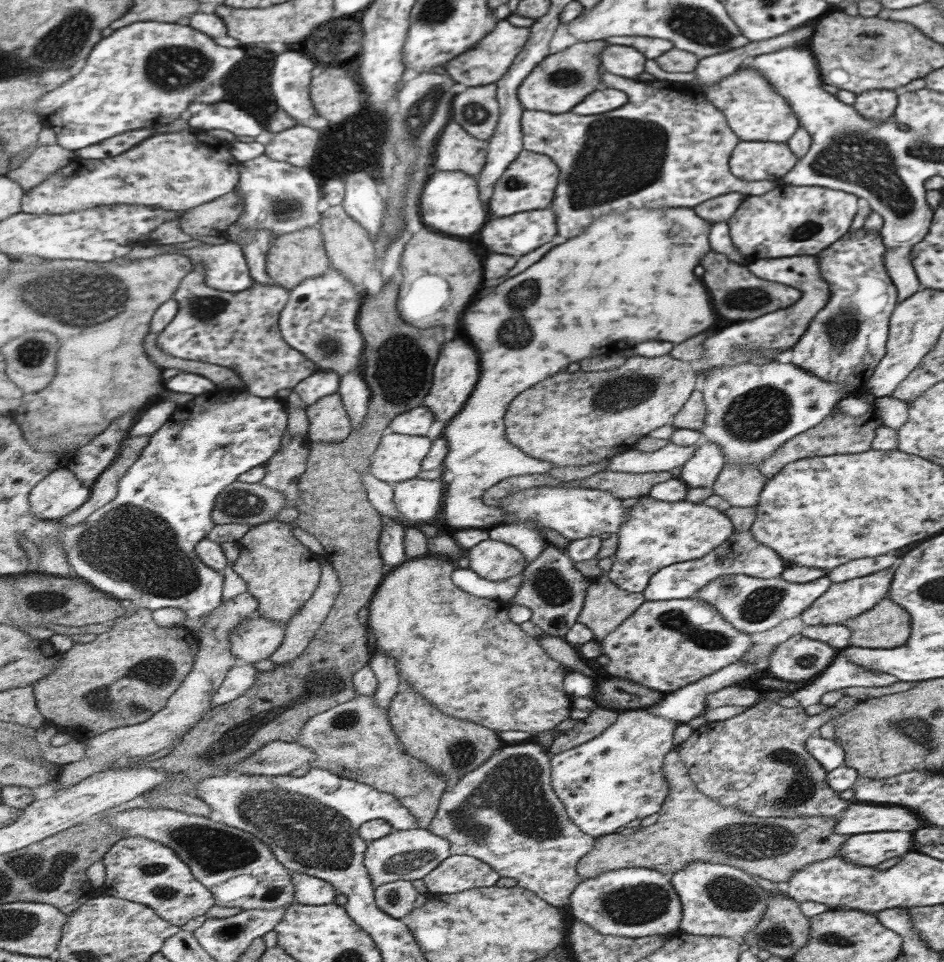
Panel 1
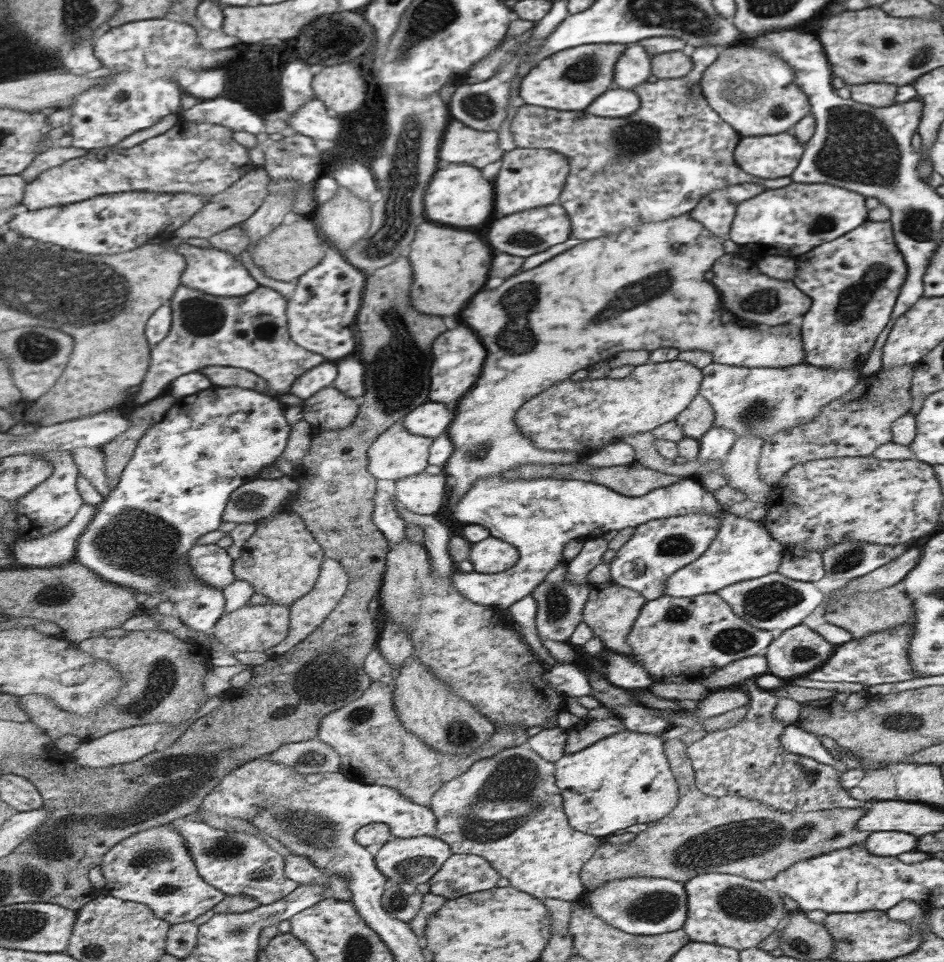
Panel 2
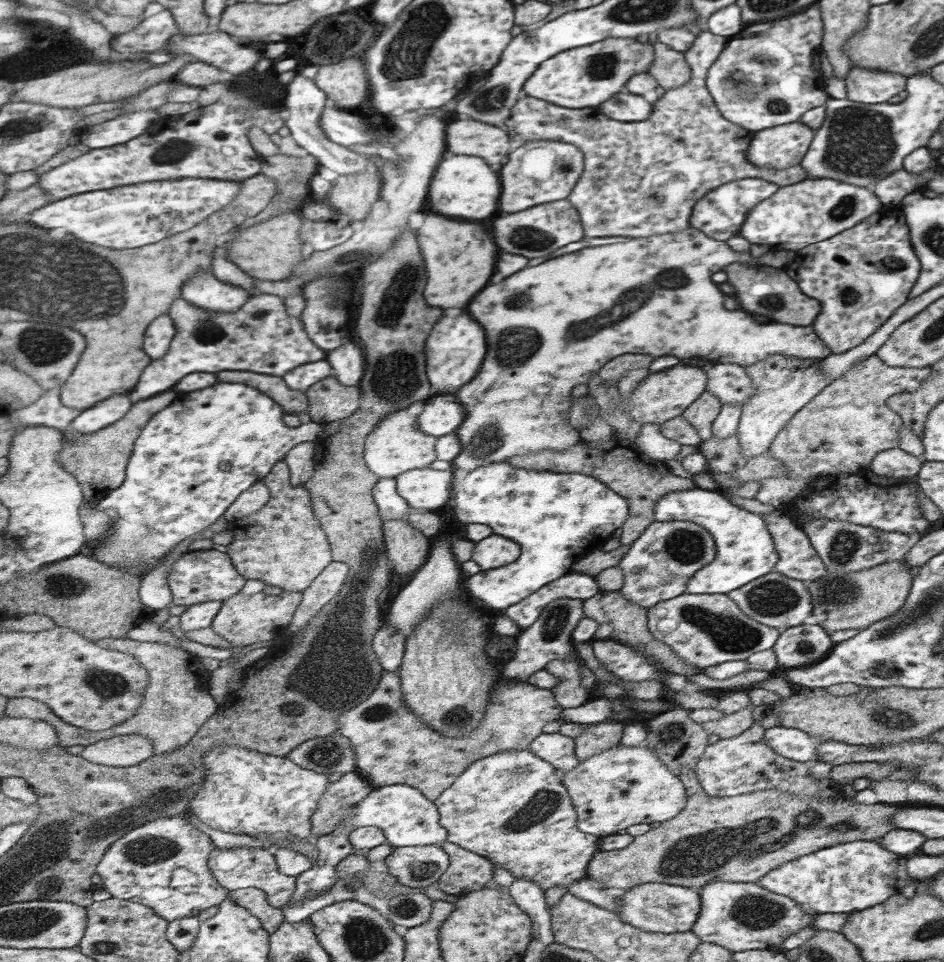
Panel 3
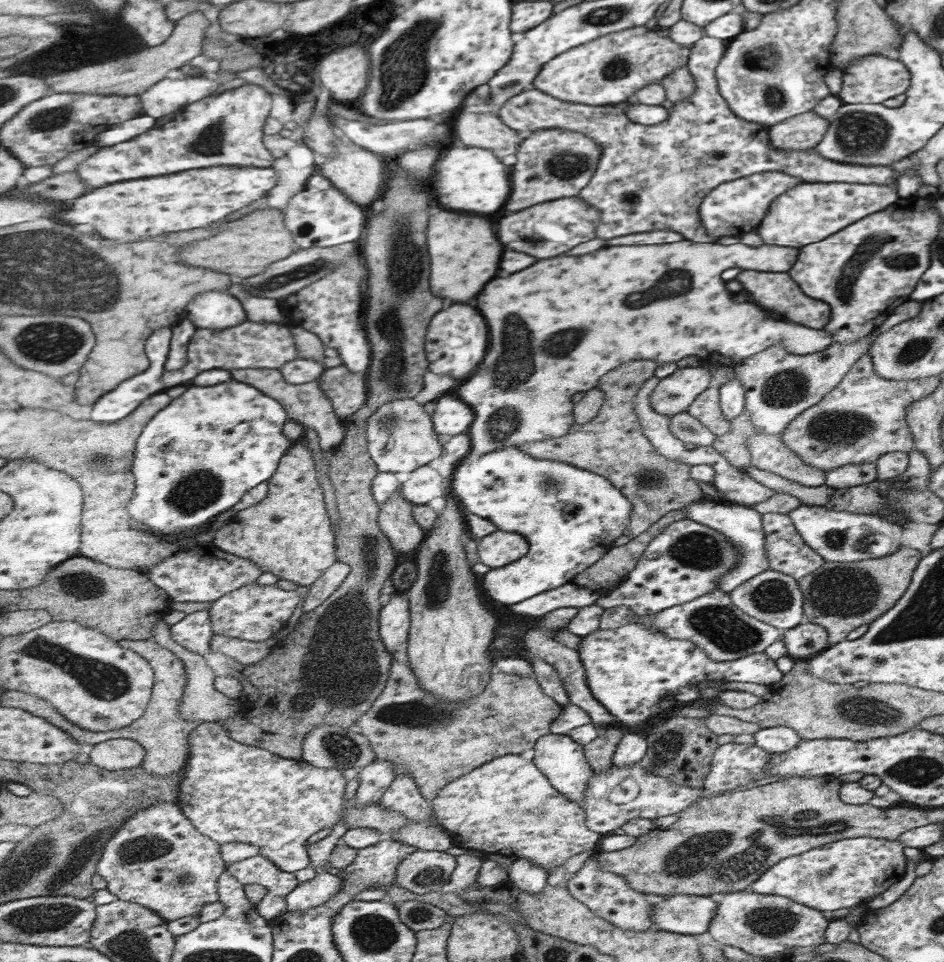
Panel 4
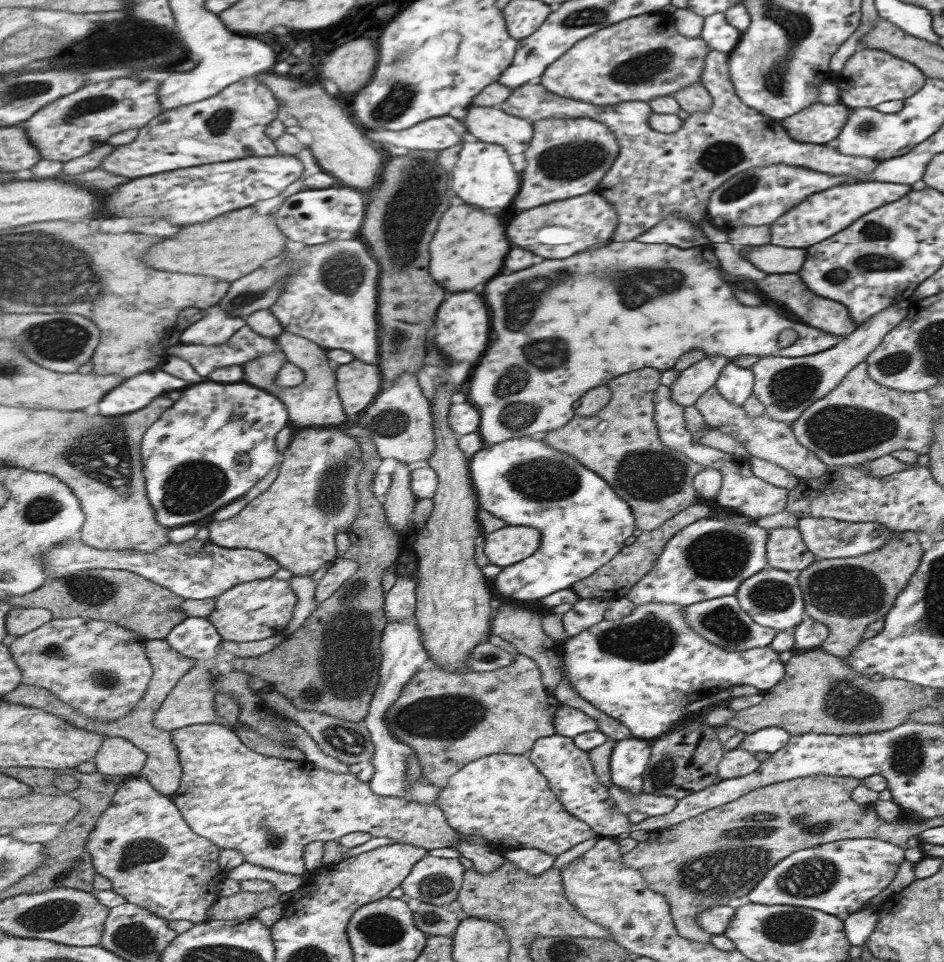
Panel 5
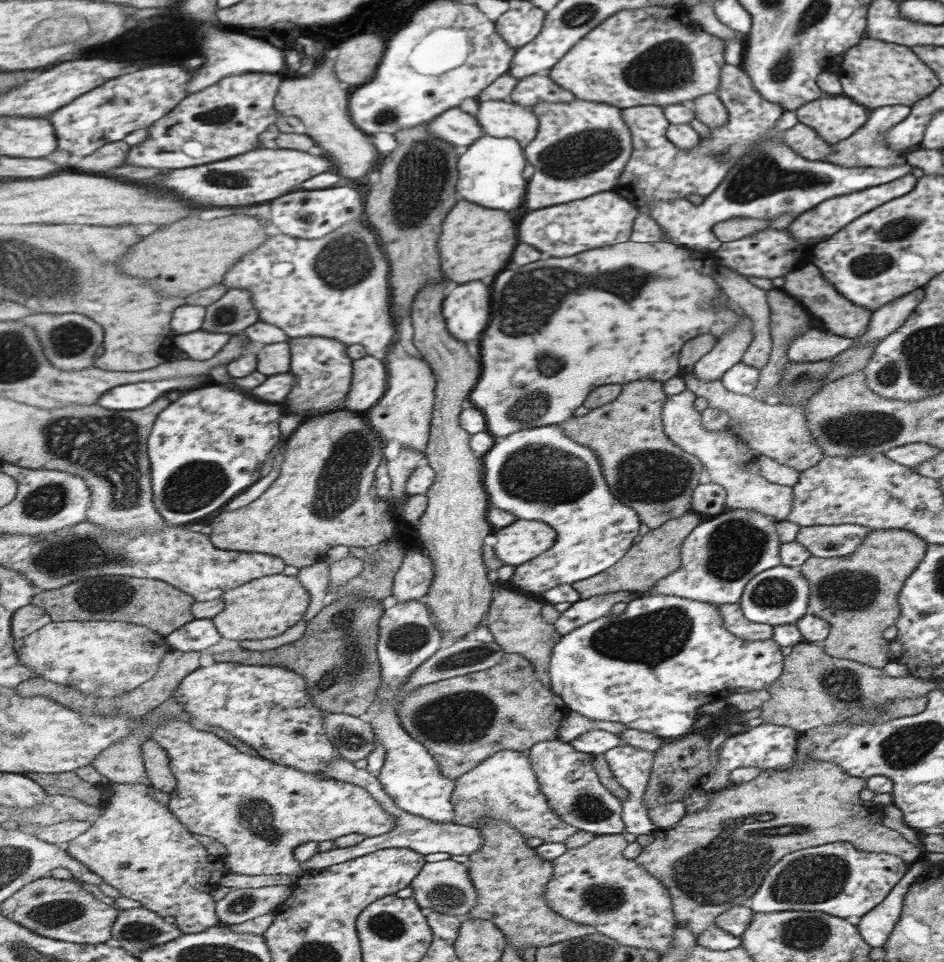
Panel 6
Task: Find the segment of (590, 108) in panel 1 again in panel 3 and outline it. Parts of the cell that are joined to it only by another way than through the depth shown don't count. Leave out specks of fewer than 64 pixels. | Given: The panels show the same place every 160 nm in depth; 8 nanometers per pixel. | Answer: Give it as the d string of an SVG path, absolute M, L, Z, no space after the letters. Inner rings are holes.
M624 90L597 109L619 125L629 125L631 122L644 121L652 113L652 104L641 95Z

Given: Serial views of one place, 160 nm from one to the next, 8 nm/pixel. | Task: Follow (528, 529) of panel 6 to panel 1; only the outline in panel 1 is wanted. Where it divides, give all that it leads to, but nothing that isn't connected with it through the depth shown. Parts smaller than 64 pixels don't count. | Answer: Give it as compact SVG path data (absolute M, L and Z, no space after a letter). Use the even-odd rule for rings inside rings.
M484 540L468 550L470 568L490 581L507 581L527 568L528 559L516 547L497 540Z

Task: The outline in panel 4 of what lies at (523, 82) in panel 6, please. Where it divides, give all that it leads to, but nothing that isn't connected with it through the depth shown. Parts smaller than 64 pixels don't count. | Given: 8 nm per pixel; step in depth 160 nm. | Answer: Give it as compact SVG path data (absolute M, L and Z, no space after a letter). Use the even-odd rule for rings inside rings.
M703 33L699 41L691 45L690 53L688 56L687 67L690 74L695 79L696 88L692 92L692 95L685 100L680 100L675 102L673 107L668 110L668 117L663 121L659 122L657 125L642 126L640 123L633 122L632 119L628 117L626 113L627 103L633 103L634 100L629 100L623 104L619 105L605 105L605 106L591 106L584 104L577 104L576 102L569 102L561 100L560 98L555 98L553 95L547 94L542 90L533 88L528 91L524 91L518 94L516 97L509 98L507 102L498 110L497 114L503 119L503 122L517 130L523 132L523 130L529 130L530 132L537 130L573 130L577 132L582 132L587 134L588 137L594 138L599 146L602 146L602 157L600 160L600 165L598 166L597 172L593 175L592 181L580 192L579 197L584 201L587 201L595 209L601 211L601 222L598 224L597 237L605 240L609 238L617 238L617 236L627 236L627 234L635 234L635 232L649 232L650 230L662 230L669 231L679 234L685 240L691 240L691 242L717 242L712 236L707 236L708 231L705 230L704 223L700 221L699 208L700 202L705 196L717 185L728 183L729 181L748 177L750 174L764 173L765 171L777 171L783 174L788 174L789 176L801 179L802 182L844 182L844 183L857 183L864 185L895 185L897 180L895 171L891 170L888 166L863 166L856 164L845 164L842 162L835 162L826 158L823 158L815 149L807 149L793 152L785 152L776 149L769 140L769 127L756 122L747 122L742 118L739 118L733 111L729 108L729 105L725 102L724 97L720 94L719 87L717 86L716 79L716 66L720 64L720 58L725 50L725 42L717 38L713 38L711 35L705 35Z

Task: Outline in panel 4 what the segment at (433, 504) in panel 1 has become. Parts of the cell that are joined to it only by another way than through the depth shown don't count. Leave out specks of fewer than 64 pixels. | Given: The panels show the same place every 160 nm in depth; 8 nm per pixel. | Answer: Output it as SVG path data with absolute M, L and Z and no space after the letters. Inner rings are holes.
M427 465L415 470L401 486L406 499L416 506L429 504L439 496L445 498L445 478L441 476L442 473Z

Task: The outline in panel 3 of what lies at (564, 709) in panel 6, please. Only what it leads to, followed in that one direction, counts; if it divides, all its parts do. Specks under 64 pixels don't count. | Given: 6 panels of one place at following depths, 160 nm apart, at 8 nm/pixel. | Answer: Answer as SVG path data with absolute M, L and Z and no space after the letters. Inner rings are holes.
M384 671L377 690L367 700L344 712L336 722L339 724L337 729L339 734L350 738L356 752L361 753L359 757L361 774L369 778L375 786L404 784L417 787L427 798L435 802L474 762L504 750L529 749L532 742L546 732L547 726L552 721L561 718L561 714L563 714L563 706L555 700L555 694L551 692L551 689L532 685L528 681L516 681L515 683L507 681L500 689L495 689L491 694L483 722L472 733L464 737L451 738L437 729L433 729L410 710L402 689L400 671Z

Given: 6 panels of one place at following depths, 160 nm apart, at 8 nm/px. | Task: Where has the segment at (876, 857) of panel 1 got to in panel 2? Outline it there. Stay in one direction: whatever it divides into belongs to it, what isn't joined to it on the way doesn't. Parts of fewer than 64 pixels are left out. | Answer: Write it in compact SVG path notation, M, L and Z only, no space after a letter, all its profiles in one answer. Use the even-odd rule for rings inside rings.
M871 834L869 840L863 842L865 850L869 854L880 857L896 857L898 854L915 850L917 838L909 834Z

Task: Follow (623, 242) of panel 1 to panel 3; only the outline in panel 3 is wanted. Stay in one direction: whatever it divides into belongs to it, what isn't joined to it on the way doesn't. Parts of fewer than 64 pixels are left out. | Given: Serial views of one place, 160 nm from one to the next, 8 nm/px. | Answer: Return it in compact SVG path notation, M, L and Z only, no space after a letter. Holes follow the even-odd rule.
M688 226L685 230L673 233L637 237L627 241L627 244L587 248L583 252L575 252L575 254L567 254L567 256L549 260L541 266L525 268L517 272L515 276L509 276L501 284L487 286L473 300L473 304L469 306L469 312L473 318L477 318L485 326L489 334L489 358L485 358L485 374L481 370L481 374L473 382L454 395L454 398L468 411L463 424L457 430L463 450L452 463L452 468L473 472L481 466L489 466L495 462L510 462L513 458L524 454L547 449L561 452L571 449L572 446L581 442L579 431L574 429L568 417L573 388L579 384L589 384L593 376L599 375L605 365L621 354L631 352L631 354L645 354L653 358L673 356L678 360L695 356L712 362L736 363L743 368L773 354L799 358L799 360L825 359L831 352L822 340L817 338L811 326L791 326L773 322L757 323L753 319L753 314L743 309L725 310L723 294L711 280L701 280L699 284L687 284L683 288L673 288L673 290L659 288L655 284L657 274L661 274L663 270L669 270L673 266L683 266L699 258L709 258L713 264L713 272L719 272L731 262L781 268L793 260L794 253L778 248L775 252L765 252L759 258L751 258L749 251L733 252L729 250L725 241L709 238L708 235ZM633 288L645 288L651 292L651 296L641 308L637 308L631 314L633 318L631 316L625 318L625 292ZM493 308L495 310L503 308L501 316L485 316Z

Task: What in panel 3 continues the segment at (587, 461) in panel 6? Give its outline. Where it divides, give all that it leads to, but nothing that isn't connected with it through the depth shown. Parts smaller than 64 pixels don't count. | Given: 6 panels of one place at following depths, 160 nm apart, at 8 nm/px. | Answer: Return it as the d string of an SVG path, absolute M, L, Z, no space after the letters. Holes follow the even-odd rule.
M495 462L468 472L454 490L456 518L465 524L479 522L491 526L495 534L507 536L522 546L522 555L511 565L491 571L479 571L468 577L468 592L477 602L485 602L491 608L507 610L524 598L543 589L550 582L566 577L573 571L576 561L599 550L607 540L618 535L628 521L631 506L624 495L600 479L587 474L557 473L556 471L523 470L509 462Z

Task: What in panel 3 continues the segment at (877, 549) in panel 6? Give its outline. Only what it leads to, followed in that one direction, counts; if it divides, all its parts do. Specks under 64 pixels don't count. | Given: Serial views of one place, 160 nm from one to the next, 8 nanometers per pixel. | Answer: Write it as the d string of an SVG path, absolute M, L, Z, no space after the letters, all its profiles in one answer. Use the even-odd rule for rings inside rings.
M903 559L900 561L891 561L885 564L874 566L871 569L858 571L841 571L837 574L835 571L825 571L820 577L805 583L811 598L813 599L813 616L817 625L827 630L827 632L837 632L839 630L855 629L857 631L867 629L869 625L881 619L891 616L897 612L907 598L912 577L909 575L909 566Z

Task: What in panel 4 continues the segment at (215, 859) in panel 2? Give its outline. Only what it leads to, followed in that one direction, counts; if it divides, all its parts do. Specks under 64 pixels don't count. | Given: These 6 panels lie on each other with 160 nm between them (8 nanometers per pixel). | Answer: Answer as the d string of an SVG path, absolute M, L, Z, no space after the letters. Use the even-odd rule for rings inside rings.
M261 854L237 861L226 867L226 871L245 886L260 884L268 888L268 898L259 908L271 920L288 911L288 894L299 885L295 874L281 871L272 859Z

